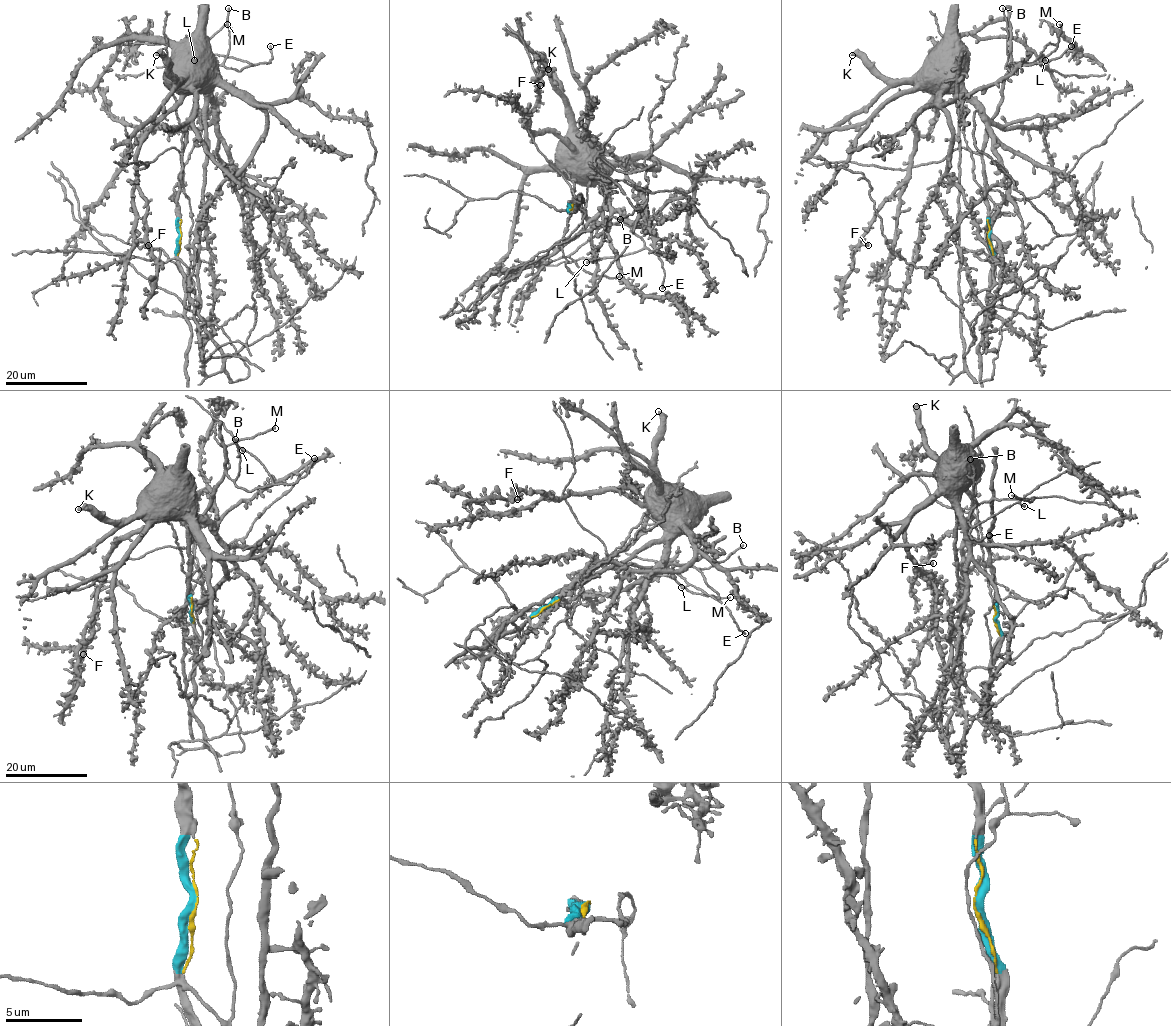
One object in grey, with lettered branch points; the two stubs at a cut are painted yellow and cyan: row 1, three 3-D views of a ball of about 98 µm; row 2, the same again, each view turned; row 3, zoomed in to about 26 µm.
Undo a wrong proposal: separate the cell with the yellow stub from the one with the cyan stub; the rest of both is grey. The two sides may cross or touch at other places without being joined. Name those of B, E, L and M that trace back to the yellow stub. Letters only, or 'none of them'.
none of them

